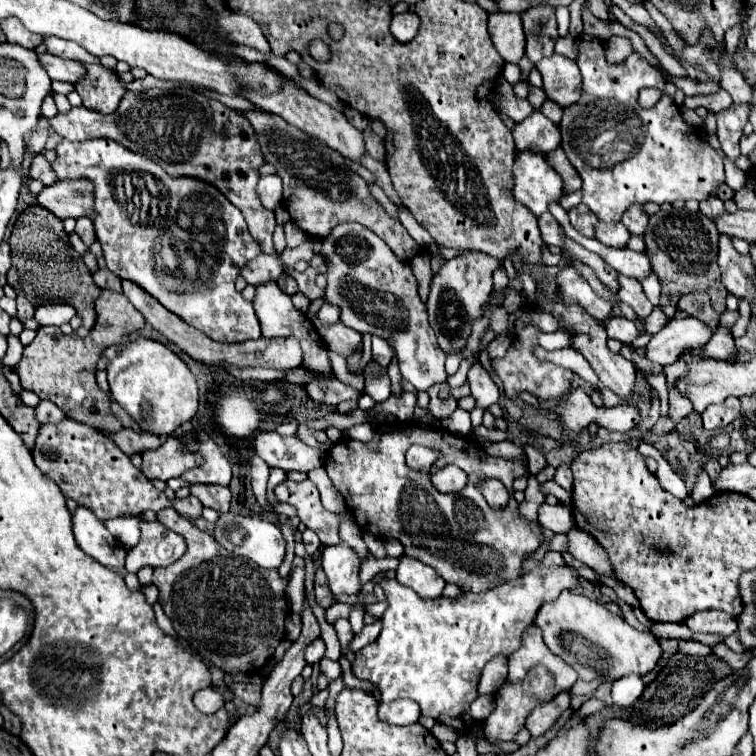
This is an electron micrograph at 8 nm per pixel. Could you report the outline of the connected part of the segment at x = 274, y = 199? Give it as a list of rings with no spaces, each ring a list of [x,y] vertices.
[[[276,175],[260,177],[260,183],[256,185],[256,195],[264,209],[276,209],[282,203],[280,201],[280,197],[282,197],[280,177],[276,177]]]

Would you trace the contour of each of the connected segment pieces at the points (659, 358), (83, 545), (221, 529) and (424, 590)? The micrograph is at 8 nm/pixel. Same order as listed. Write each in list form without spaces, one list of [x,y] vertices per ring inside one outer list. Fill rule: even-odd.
[[[694,317],[670,319],[670,323],[652,335],[646,345],[646,359],[658,365],[672,365],[688,347],[702,347],[710,341],[714,331]]]
[[[78,507],[74,513],[74,537],[78,547],[104,567],[124,567],[124,545],[118,539],[114,539],[104,527],[104,523],[84,507]]]
[[[224,513],[220,515],[218,523],[214,525],[216,529],[216,541],[230,553],[248,557],[254,561],[258,567],[264,569],[278,569],[284,561],[286,555],[286,541],[280,533],[280,527],[262,519],[262,517],[244,517],[244,515],[234,515],[234,513]]]
[[[408,555],[400,557],[400,565],[396,569],[396,579],[400,585],[414,589],[420,597],[424,599],[434,599],[436,595],[440,597],[446,581],[428,565],[422,561],[416,561]]]

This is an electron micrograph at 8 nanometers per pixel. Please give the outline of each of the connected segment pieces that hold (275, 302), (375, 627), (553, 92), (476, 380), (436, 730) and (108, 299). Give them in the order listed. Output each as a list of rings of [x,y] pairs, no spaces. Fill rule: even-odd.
[[[268,281],[268,283],[260,283],[256,285],[256,297],[254,297],[254,311],[256,317],[260,321],[260,329],[264,337],[296,337],[302,345],[302,353],[304,353],[304,367],[312,369],[312,371],[320,371],[320,373],[330,373],[330,359],[328,359],[328,349],[324,349],[324,343],[320,341],[312,321],[298,311],[292,305],[290,295],[284,295],[284,291],[280,291],[280,287],[276,285],[276,281]]]
[[[374,621],[374,623],[370,623],[370,625],[366,625],[360,633],[356,633],[356,637],[354,637],[354,641],[350,643],[350,647],[352,647],[352,651],[356,653],[356,651],[360,651],[364,645],[368,645],[368,643],[372,643],[376,637],[378,637],[378,633],[380,633],[380,629],[382,629],[382,625],[380,625],[380,621]]]
[[[558,53],[552,57],[544,57],[540,65],[536,65],[544,79],[544,91],[548,99],[558,103],[560,107],[574,105],[582,93],[582,77],[576,61],[566,59]]]
[[[480,363],[472,365],[472,369],[468,371],[468,381],[470,381],[472,395],[474,395],[476,401],[478,401],[476,409],[470,411],[470,415],[472,415],[472,427],[478,427],[478,425],[482,425],[484,407],[490,407],[492,403],[496,403],[498,397],[500,397],[500,391],[498,391],[498,387],[492,383],[492,379],[488,377],[488,373],[482,369]]]
[[[436,723],[434,727],[432,727],[432,735],[442,743],[442,741],[456,741],[460,735],[452,729],[452,727],[444,727],[444,725],[440,725],[440,723]]]
[[[102,291],[96,301],[96,313],[96,325],[84,338],[76,333],[65,335],[60,327],[40,327],[34,341],[24,347],[22,361],[14,369],[20,375],[20,383],[24,389],[36,393],[40,399],[52,401],[66,413],[66,417],[90,425],[100,433],[114,435],[122,429],[122,425],[110,411],[110,395],[104,393],[96,383],[96,363],[106,347],[120,343],[132,333],[138,333],[146,325],[146,321],[136,311],[136,307],[130,305],[128,297],[114,291]]]

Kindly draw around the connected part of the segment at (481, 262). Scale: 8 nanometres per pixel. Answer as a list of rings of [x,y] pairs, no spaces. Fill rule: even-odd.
[[[468,251],[452,261],[446,261],[442,269],[434,275],[426,307],[430,327],[434,329],[438,345],[446,355],[456,355],[464,351],[474,321],[484,315],[484,303],[488,301],[488,295],[492,291],[492,273],[496,267],[500,267],[500,263],[502,261],[486,253]]]

